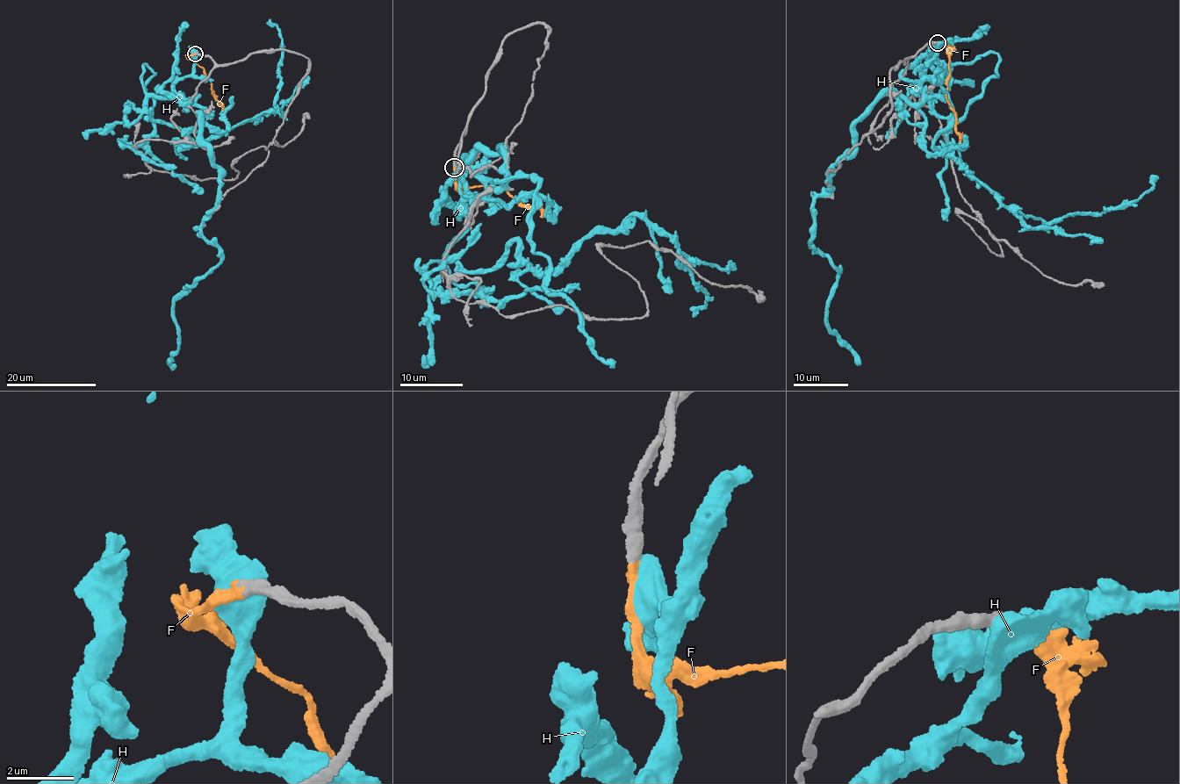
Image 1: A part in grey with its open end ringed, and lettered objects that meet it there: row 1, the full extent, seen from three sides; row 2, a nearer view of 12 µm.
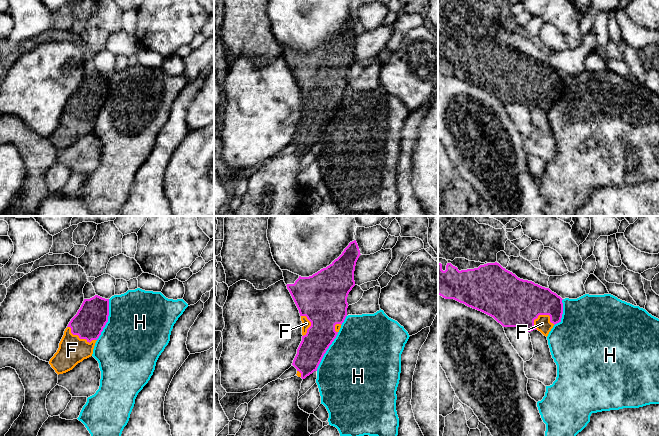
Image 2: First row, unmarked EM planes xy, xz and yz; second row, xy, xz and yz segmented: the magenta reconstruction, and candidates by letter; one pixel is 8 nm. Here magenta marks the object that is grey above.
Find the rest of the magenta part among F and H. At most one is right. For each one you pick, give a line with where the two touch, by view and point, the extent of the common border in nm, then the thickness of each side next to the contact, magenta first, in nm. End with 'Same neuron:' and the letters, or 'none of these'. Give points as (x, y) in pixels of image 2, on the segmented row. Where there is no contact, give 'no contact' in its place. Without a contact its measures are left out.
F: meets magenta in xy at (80, 338); contact 260 nm long; 240 nm thick on the magenta side, 220 nm on the other
Same neuron: F

